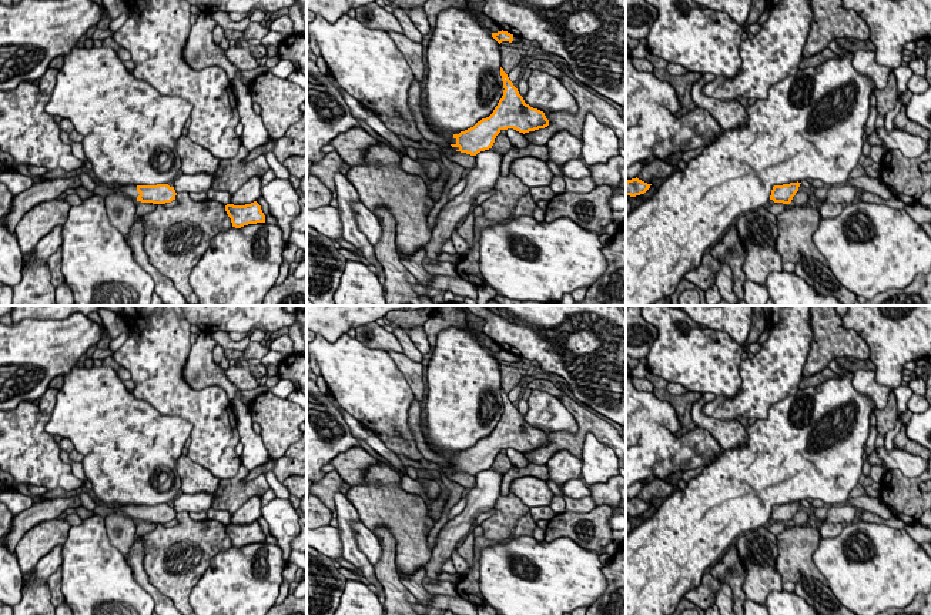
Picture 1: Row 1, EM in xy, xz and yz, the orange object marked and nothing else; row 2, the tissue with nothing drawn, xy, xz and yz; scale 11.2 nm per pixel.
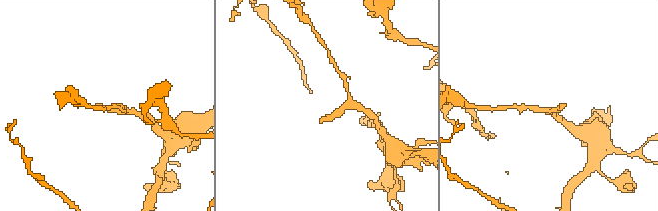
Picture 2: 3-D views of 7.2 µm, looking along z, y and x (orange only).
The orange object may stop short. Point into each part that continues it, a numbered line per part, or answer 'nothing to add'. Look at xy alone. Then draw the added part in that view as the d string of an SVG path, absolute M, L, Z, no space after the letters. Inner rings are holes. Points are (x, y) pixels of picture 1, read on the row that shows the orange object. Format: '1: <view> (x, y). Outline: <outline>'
1: xy (130, 191). Outline: M115 184L114 187L115 187L115 191L133 198L134 201L137 201L137 197L140 195L140 193L137 191L137 185L120 185L120 184Z

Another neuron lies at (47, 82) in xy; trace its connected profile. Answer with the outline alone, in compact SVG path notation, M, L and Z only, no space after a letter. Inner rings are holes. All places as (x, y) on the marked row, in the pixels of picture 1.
M50 67L47 68L47 71L40 78L40 84L38 84L40 94L51 96L57 83L57 74L58 70Z

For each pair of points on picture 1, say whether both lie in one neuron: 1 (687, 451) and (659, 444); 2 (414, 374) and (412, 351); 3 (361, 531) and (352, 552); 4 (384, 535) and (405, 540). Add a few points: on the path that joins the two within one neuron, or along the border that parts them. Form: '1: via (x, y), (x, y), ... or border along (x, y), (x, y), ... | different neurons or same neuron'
1: via (680, 451), (666, 451) | same neuron
2: border along (404, 353), (419, 363) | different neurons
3: border along (354, 521), (352, 530), (357, 547), (372, 565) | different neurons
4: border along (378, 525), (384, 525), (395, 541), (398, 570) | different neurons

